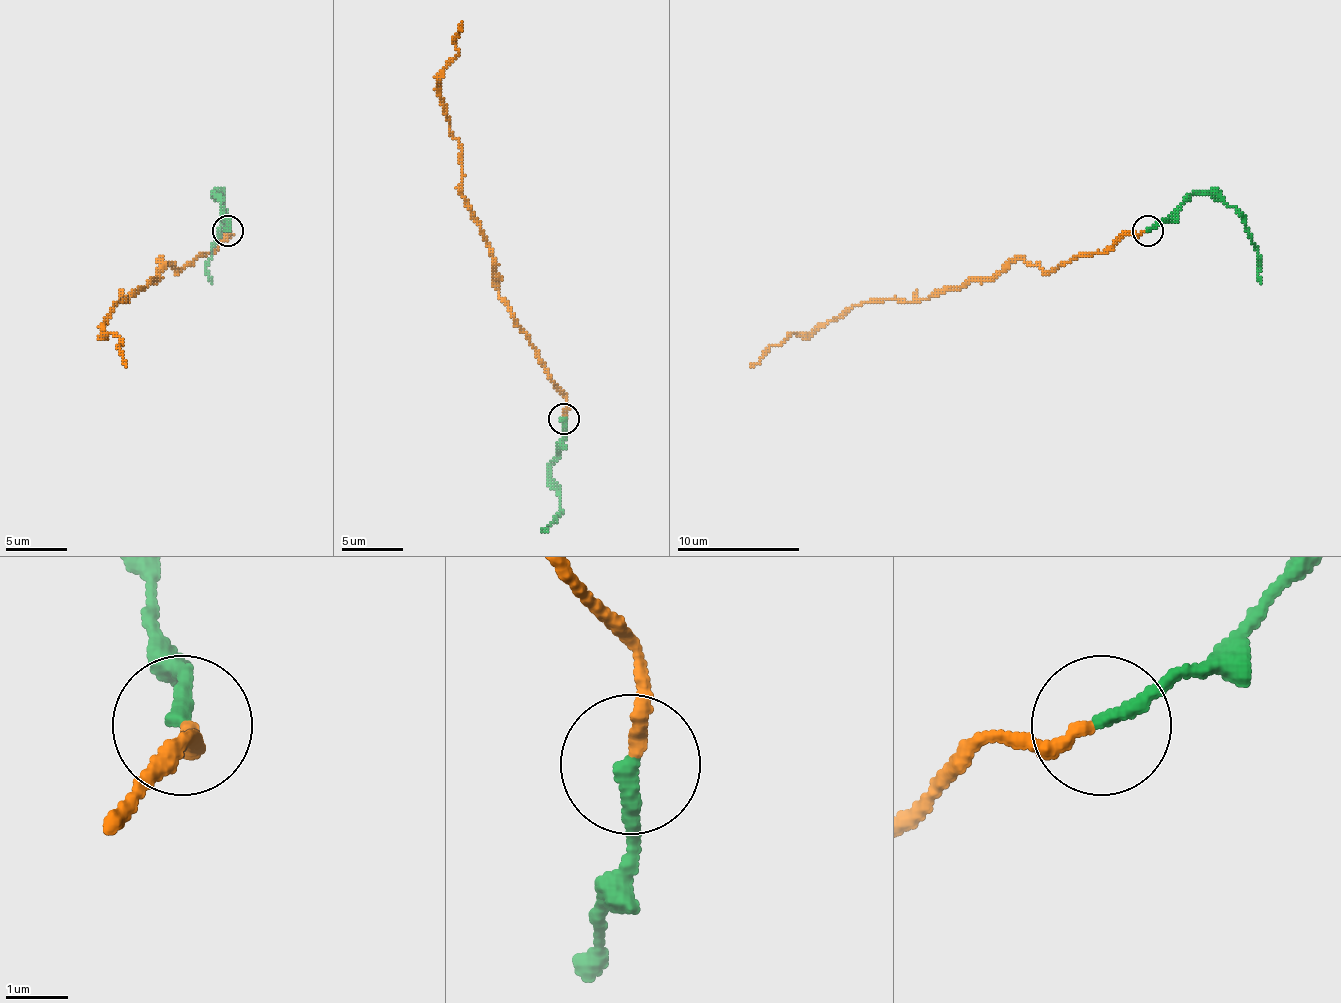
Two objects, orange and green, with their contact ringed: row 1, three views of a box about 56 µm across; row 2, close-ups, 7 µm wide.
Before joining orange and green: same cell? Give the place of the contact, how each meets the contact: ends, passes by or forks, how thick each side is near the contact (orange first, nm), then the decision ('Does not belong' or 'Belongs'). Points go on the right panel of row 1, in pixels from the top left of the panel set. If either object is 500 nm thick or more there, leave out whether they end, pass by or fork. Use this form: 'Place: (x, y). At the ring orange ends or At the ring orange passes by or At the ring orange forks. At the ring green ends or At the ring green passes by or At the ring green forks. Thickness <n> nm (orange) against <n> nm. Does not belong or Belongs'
Place: (1148, 230). At the ring orange ends. At the ring green ends. Thickness 220 nm (orange) against 280 nm. Does not belong

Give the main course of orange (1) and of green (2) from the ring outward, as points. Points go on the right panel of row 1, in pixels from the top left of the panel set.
1: (1147, 231), (1052, 271), (1012, 259), (990, 277), (922, 299), (846, 308), (750, 366)
2: (1147, 231), (1172, 216), (1193, 194), (1215, 194), (1242, 219), (1258, 253), (1261, 283)

